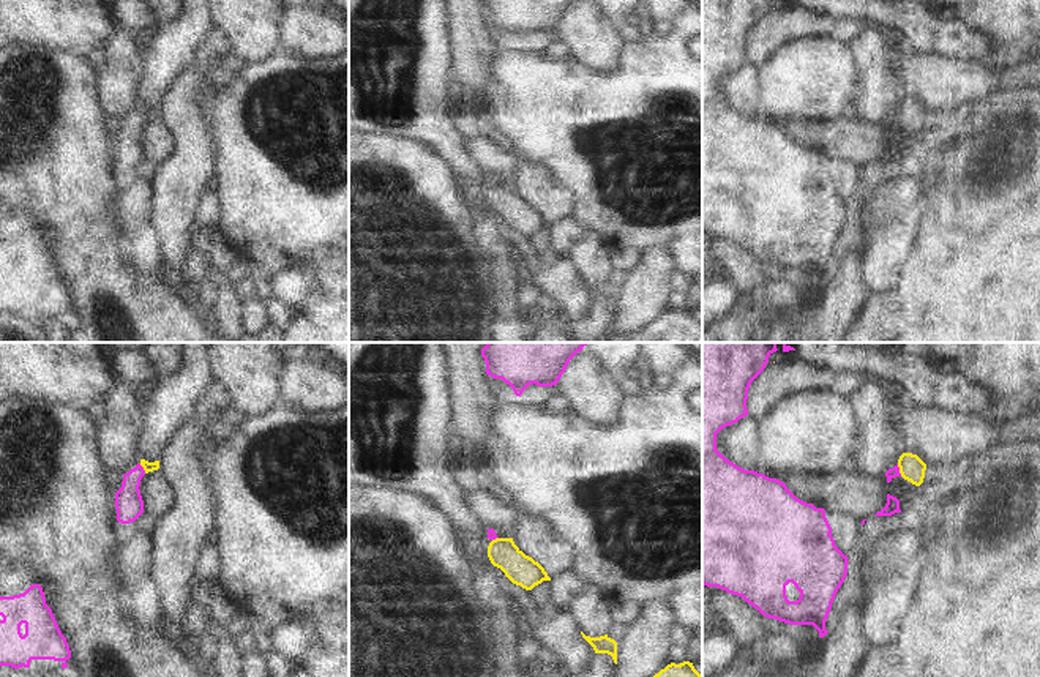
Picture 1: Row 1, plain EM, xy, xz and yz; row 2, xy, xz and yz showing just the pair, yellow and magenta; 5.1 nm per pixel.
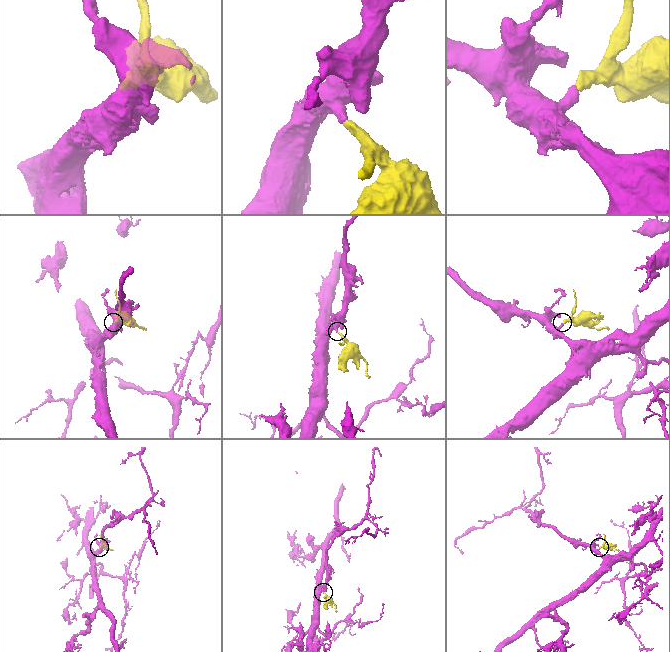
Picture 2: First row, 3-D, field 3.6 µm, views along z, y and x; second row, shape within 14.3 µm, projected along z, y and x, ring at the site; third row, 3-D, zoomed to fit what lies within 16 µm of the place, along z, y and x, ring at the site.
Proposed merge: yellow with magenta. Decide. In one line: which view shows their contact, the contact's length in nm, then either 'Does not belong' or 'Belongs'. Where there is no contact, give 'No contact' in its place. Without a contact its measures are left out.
Touches yellow in yz. Shared border 70 nm. Belongs

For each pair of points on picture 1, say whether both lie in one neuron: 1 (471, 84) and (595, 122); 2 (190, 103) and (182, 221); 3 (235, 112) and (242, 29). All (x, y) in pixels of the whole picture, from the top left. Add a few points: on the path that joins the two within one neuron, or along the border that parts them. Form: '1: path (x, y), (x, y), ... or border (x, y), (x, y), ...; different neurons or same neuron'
1: border (496, 52), (490, 82), (477, 95), (477, 114); different neurons
2: path (190, 133), (190, 168), (182, 179), (182, 191); same neuron
3: border (278, 49), (261, 62), (250, 62), (246, 65); different neurons

